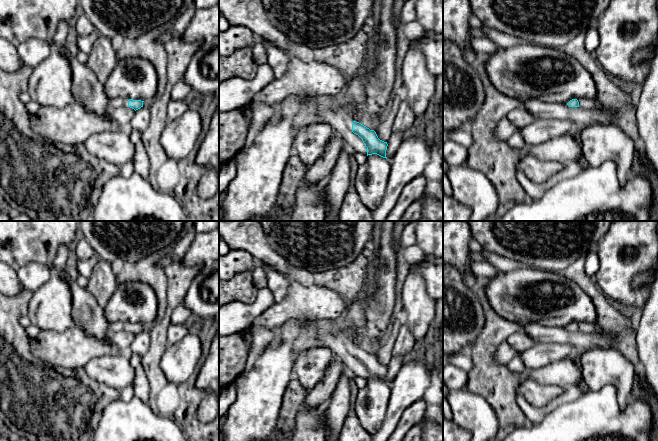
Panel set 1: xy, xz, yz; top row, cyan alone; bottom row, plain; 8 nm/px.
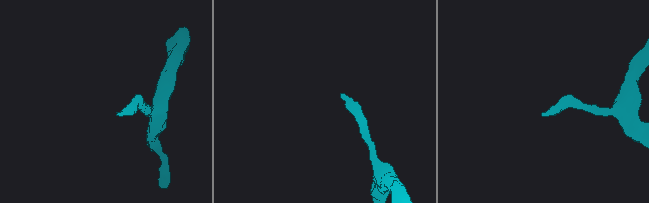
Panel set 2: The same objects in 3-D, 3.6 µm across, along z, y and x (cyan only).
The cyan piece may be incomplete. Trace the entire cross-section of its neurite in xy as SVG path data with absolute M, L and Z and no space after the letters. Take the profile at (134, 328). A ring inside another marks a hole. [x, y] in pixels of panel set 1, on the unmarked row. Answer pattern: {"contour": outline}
{"contour": "M117 321L113 323L109 323L109 332L111 334L119 332L119 331L130 331L135 335L143 331L143 326L141 324L133 324L133 323L126 323L123 321Z"}

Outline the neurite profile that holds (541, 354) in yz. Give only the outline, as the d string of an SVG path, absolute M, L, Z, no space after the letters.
M535 343L520 355L525 367L538 369L572 356L572 346L560 343Z

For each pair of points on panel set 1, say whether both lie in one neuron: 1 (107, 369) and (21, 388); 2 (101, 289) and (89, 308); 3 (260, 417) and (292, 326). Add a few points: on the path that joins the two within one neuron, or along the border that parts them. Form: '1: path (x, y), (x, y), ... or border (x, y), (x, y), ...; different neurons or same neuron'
1: border (86, 373), (93, 379), (106, 385); different neurons
2: border (85, 288), (103, 308); different neurons
3: path (260, 394), (273, 366), (285, 349); same neuron

